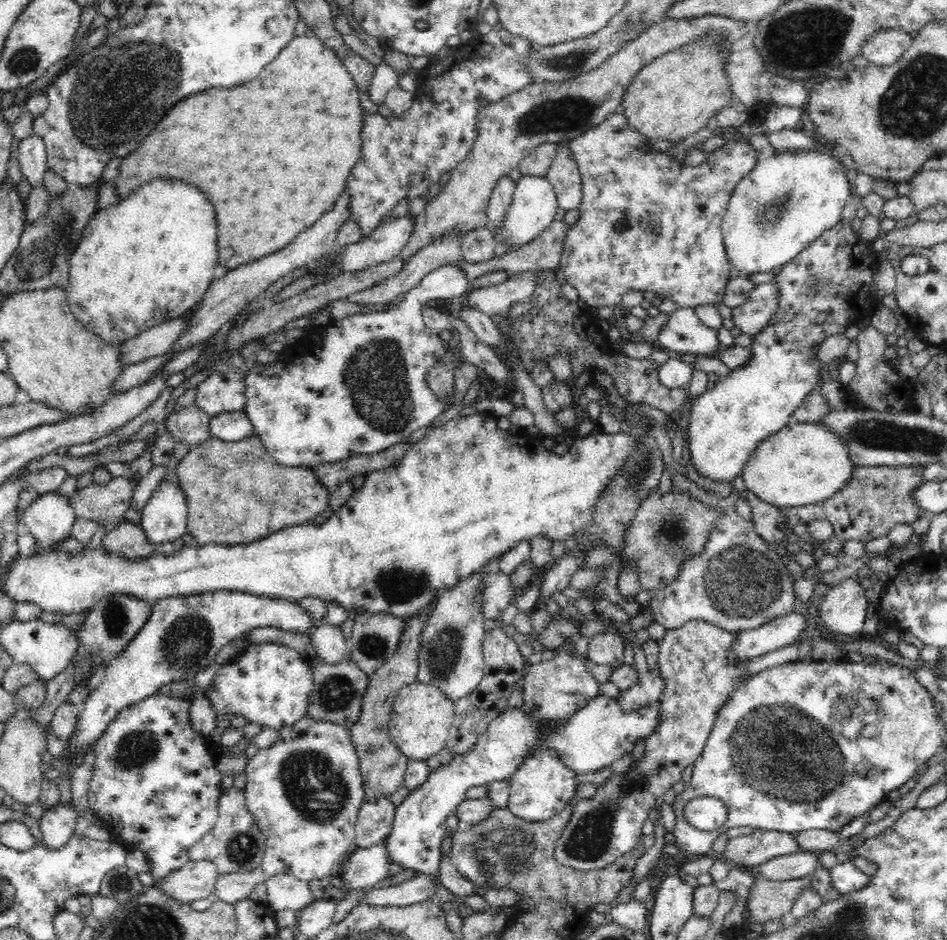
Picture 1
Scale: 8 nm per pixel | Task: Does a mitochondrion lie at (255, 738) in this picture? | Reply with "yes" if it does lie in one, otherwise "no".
no

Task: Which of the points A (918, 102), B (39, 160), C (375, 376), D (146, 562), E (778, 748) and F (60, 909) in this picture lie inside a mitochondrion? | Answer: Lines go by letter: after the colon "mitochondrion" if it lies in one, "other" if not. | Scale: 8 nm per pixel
A: mitochondrion
B: other
C: mitochondrion
D: other
E: mitochondrion
F: other

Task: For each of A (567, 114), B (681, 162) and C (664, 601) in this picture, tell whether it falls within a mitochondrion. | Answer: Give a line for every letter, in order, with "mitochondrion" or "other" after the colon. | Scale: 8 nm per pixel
A: mitochondrion
B: other
C: other

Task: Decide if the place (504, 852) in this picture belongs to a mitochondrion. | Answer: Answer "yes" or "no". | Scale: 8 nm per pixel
yes

